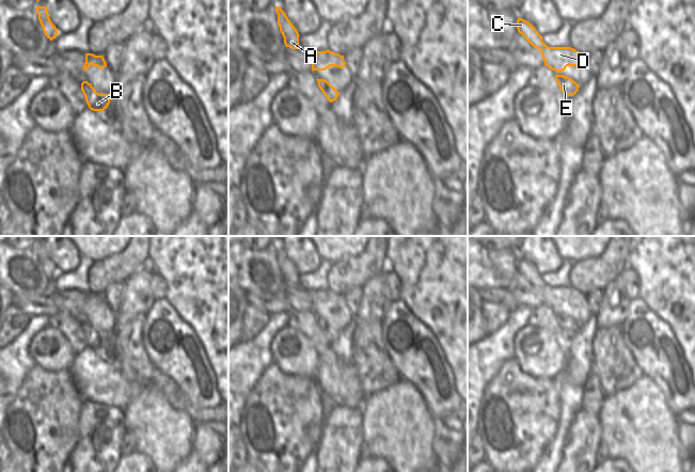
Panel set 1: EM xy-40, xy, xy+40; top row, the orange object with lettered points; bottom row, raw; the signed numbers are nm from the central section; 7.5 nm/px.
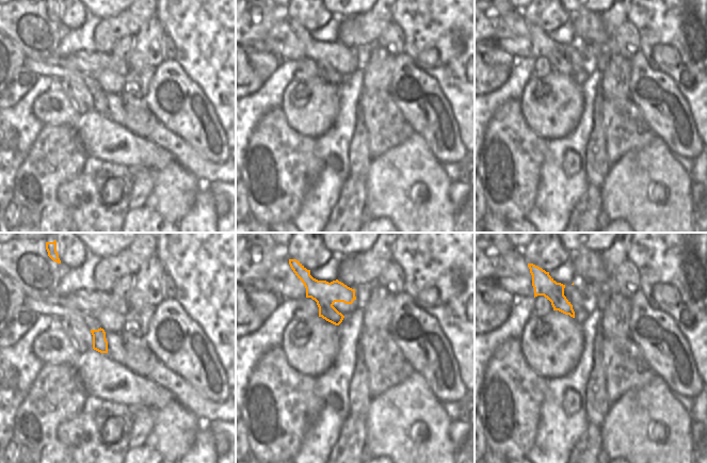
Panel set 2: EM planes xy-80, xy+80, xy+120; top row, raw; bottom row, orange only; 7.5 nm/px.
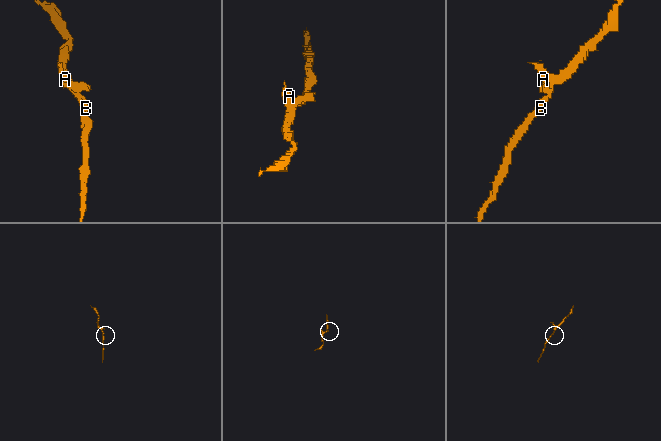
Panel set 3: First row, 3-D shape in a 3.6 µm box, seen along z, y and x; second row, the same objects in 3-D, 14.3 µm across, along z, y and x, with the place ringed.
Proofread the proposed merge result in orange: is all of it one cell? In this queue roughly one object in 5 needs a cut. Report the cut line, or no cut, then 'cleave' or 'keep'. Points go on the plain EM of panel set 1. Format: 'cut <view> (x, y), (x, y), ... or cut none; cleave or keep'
cut none; keep

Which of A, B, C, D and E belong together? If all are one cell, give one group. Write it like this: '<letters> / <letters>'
A B C D E

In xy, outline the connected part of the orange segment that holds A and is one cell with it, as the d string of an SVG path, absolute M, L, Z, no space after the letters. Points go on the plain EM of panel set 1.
M275 246L278 253L278 264L284 277L284 283L291 288L300 288L299 272L295 265L290 262L284 250L280 246Z

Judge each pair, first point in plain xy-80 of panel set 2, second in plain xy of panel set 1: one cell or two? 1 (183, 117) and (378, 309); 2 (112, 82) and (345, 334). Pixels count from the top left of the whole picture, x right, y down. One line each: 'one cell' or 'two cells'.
1: two cells
2: two cells

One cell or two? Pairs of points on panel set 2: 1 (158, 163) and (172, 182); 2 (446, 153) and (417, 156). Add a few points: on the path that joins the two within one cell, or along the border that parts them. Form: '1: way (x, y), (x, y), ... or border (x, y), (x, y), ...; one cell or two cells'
1: border (175, 160), (155, 172); two cells
2: border (417, 133), (442, 163); two cells

